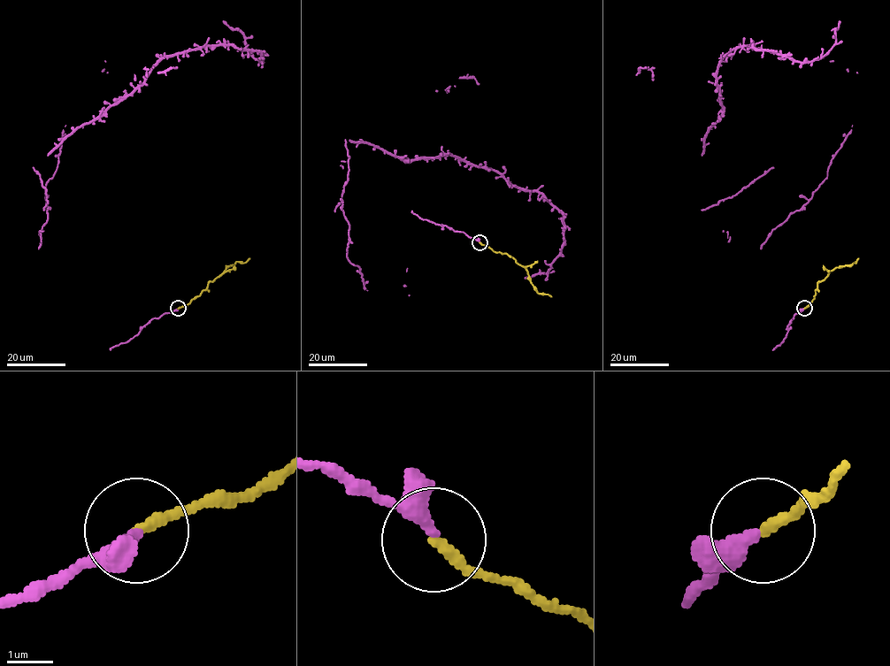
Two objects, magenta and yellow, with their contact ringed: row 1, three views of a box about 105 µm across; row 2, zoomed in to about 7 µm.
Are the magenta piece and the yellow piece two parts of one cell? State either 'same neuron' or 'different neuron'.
same neuron

